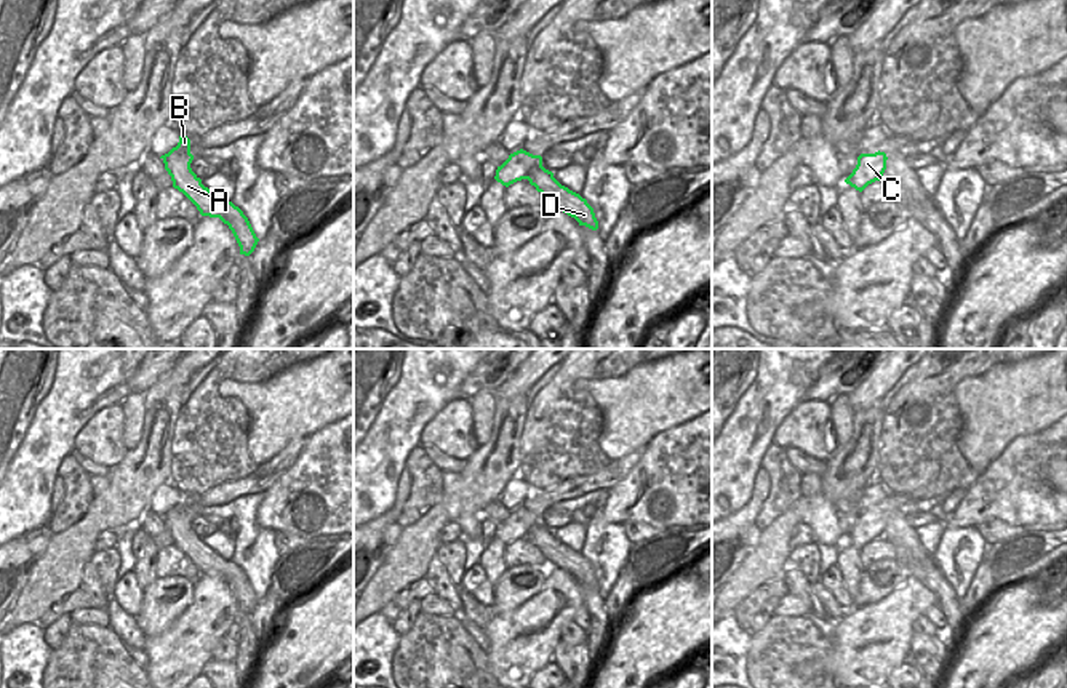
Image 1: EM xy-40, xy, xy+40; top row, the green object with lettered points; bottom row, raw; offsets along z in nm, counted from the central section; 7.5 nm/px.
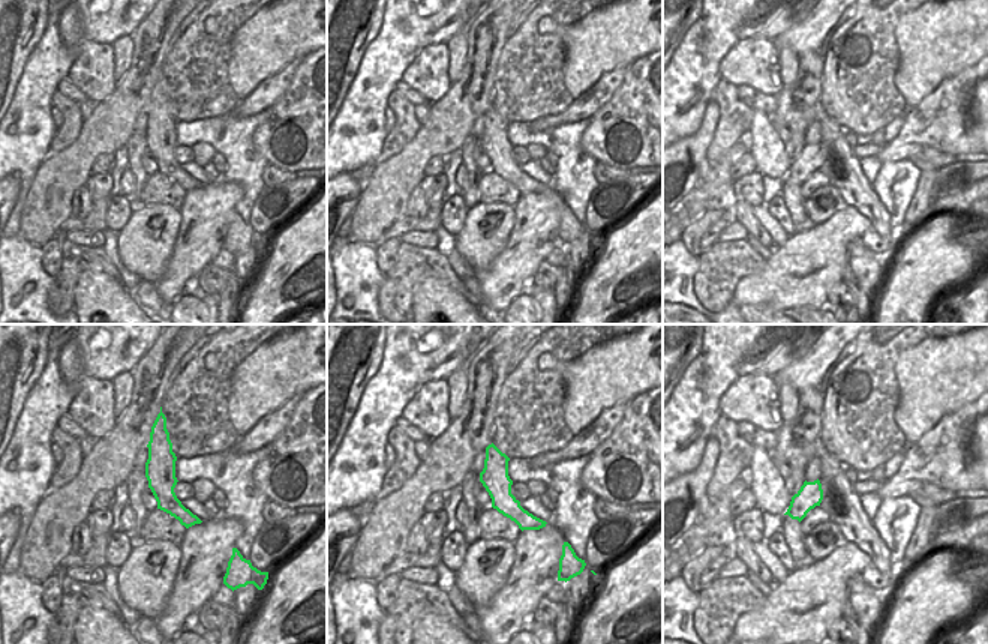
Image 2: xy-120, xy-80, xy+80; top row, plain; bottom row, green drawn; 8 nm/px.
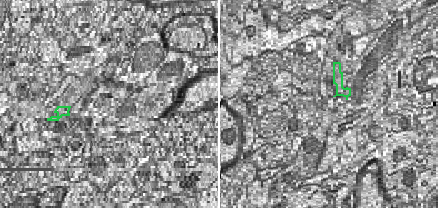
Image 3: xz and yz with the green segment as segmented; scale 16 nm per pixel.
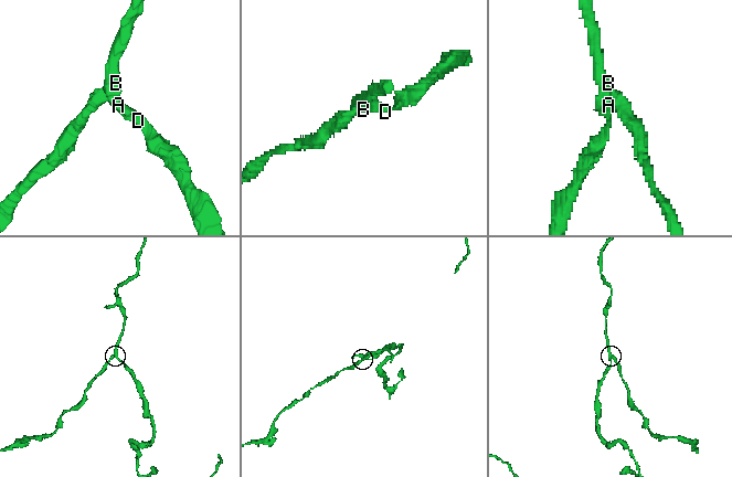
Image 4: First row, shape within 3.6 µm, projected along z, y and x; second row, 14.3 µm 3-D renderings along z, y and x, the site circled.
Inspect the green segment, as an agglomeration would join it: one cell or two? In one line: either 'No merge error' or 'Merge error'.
Merge error.

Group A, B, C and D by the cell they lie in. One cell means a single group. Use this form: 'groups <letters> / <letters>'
groups A B D / C

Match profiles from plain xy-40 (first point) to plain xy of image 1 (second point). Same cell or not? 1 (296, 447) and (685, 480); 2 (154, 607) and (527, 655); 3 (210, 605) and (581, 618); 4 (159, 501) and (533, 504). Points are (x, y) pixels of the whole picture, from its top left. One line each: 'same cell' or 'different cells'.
1: different cells
2: different cells
3: different cells
4: different cells

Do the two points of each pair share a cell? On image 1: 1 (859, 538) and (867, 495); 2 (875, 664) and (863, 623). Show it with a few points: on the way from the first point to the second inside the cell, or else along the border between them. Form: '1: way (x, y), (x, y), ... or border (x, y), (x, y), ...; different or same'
1: border (888, 492), (877, 509), (861, 512); different
2: way (864, 653), (855, 650), (863, 634); same

